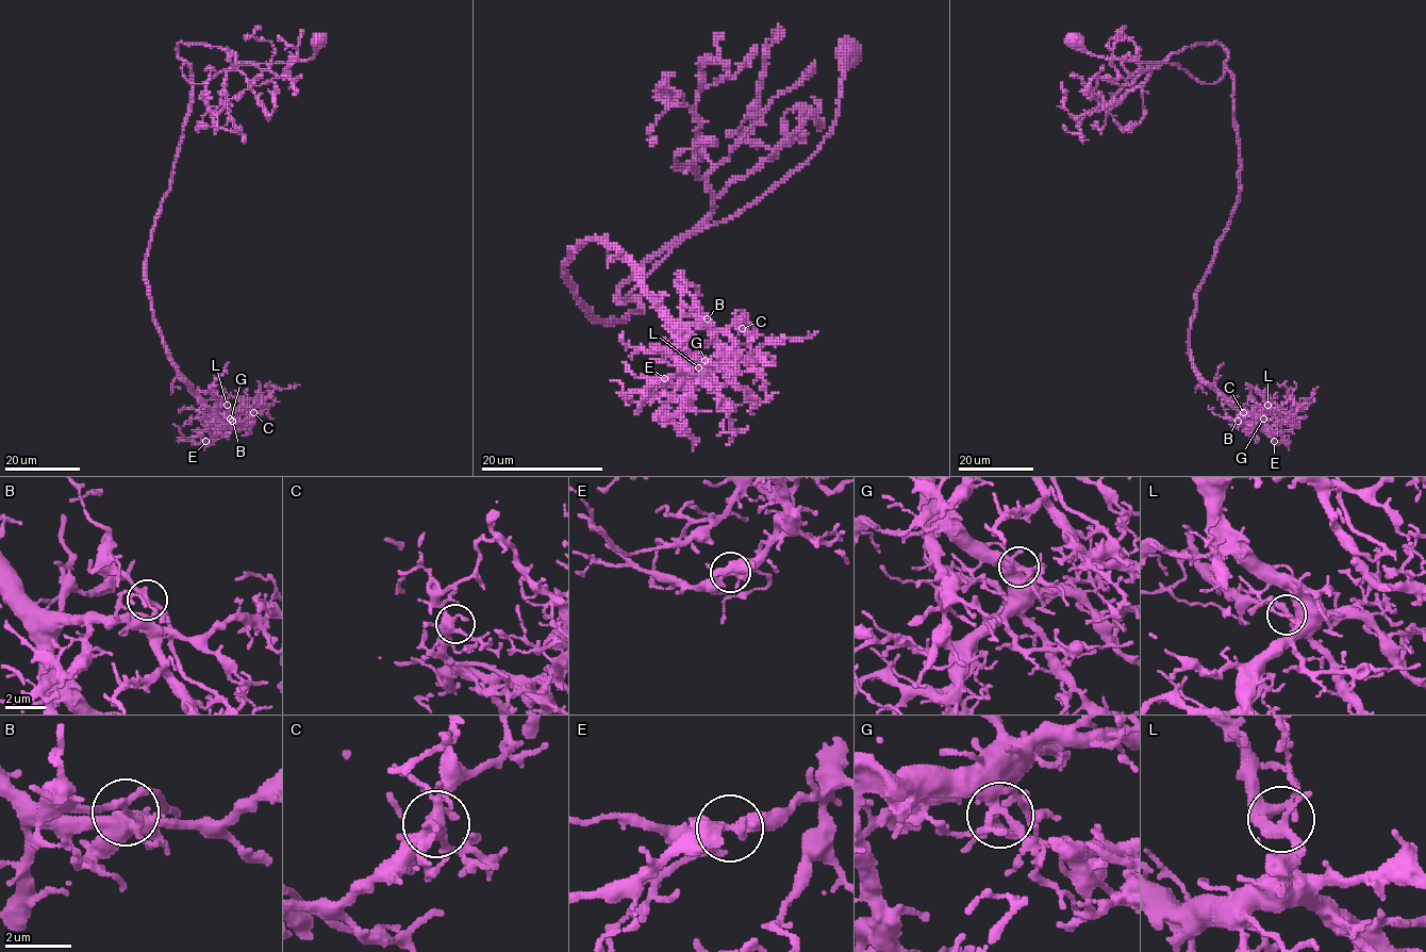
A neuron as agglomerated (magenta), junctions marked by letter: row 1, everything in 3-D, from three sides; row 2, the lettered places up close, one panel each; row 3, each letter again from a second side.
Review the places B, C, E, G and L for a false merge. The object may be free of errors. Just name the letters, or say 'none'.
B

